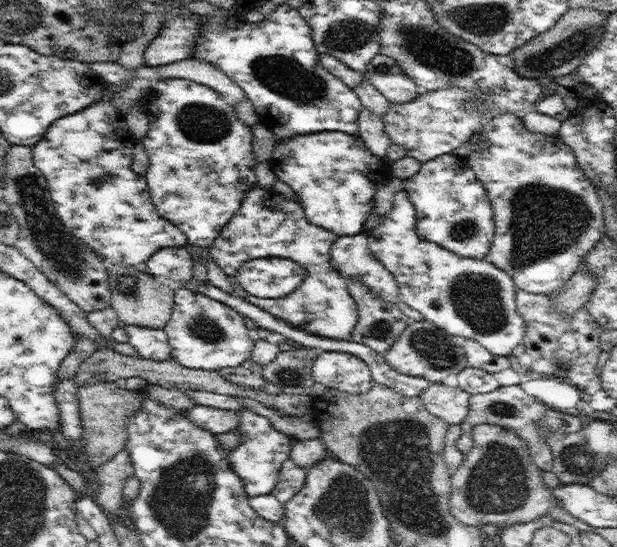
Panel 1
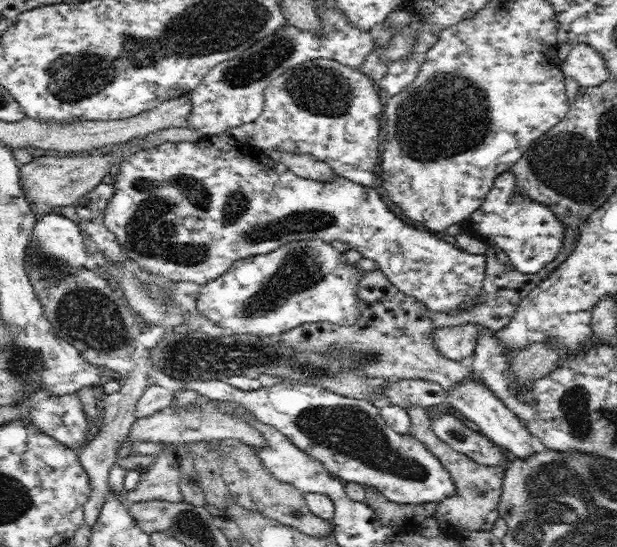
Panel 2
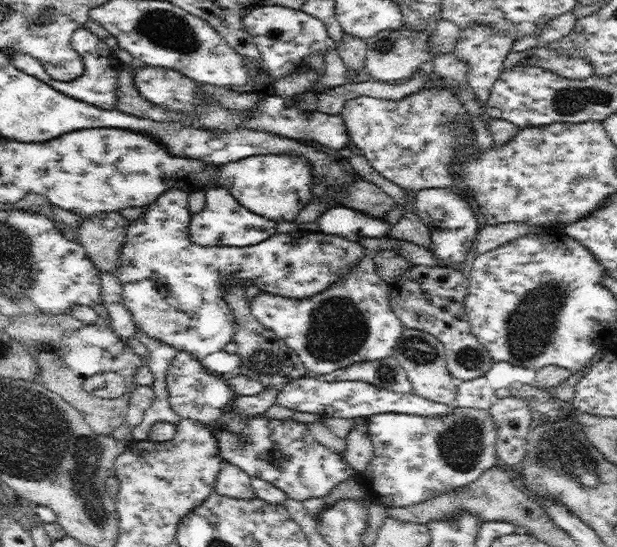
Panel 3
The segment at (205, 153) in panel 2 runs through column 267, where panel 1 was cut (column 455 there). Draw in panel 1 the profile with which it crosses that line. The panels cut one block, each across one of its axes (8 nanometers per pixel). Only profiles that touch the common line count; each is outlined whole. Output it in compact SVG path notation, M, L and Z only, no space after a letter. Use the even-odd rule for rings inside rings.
M442 154L421 164L420 170L405 180L408 198L416 210L416 232L422 241L446 248L464 258L486 259L496 230L490 197L474 171L460 156Z

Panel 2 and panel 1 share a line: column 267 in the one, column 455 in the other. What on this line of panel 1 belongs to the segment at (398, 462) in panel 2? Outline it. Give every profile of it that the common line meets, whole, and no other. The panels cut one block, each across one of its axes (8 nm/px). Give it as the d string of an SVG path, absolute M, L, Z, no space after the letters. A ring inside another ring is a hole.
M433 383L420 398L432 414L442 418L449 425L460 425L468 415L470 393L460 387L449 387L444 383Z

